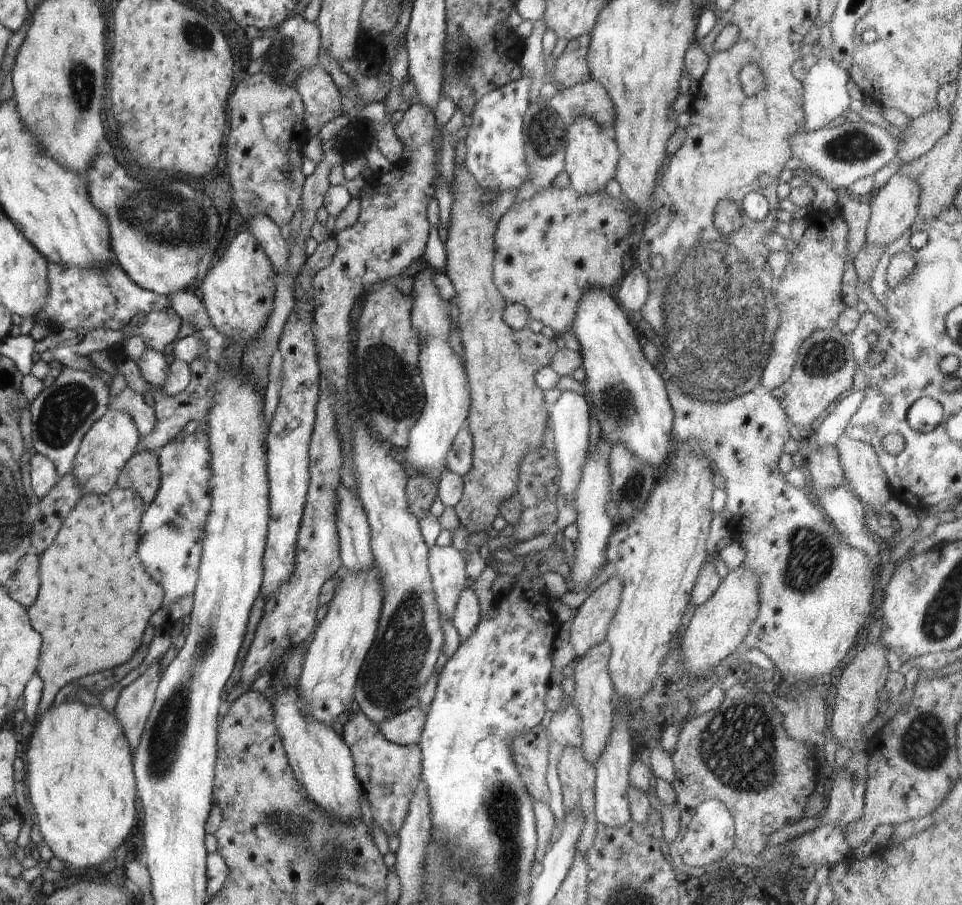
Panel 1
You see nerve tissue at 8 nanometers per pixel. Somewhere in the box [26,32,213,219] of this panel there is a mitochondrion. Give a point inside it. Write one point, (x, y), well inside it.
(81, 79)

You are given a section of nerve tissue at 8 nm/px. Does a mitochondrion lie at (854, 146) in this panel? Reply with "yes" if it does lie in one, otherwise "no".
yes

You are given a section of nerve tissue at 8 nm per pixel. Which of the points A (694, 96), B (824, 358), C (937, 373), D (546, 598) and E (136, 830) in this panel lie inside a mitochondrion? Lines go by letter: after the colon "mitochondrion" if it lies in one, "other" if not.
A: other
B: mitochondrion
C: other
D: other
E: other

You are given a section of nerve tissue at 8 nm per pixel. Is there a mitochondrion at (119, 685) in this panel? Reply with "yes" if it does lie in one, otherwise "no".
no

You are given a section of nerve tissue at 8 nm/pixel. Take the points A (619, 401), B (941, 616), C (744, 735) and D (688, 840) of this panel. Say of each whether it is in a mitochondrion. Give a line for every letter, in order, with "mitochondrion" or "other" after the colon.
A: mitochondrion
B: mitochondrion
C: mitochondrion
D: other

